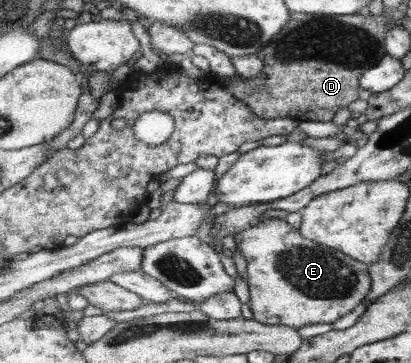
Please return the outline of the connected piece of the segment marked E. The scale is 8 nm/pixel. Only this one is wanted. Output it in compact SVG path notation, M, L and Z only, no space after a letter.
M264 219L253 227L235 233L234 238L236 248L247 260L247 283L250 290L248 306L254 314L253 319L258 322L270 326L292 326L296 329L309 324L334 324L342 316L356 310L371 291L369 265L341 250L304 238L301 230L288 224L285 219Z

